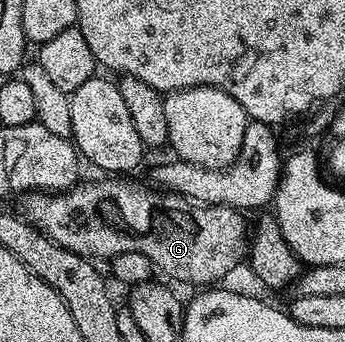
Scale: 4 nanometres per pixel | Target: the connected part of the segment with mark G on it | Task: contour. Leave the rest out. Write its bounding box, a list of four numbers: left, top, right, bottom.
[21,177,251,285]

